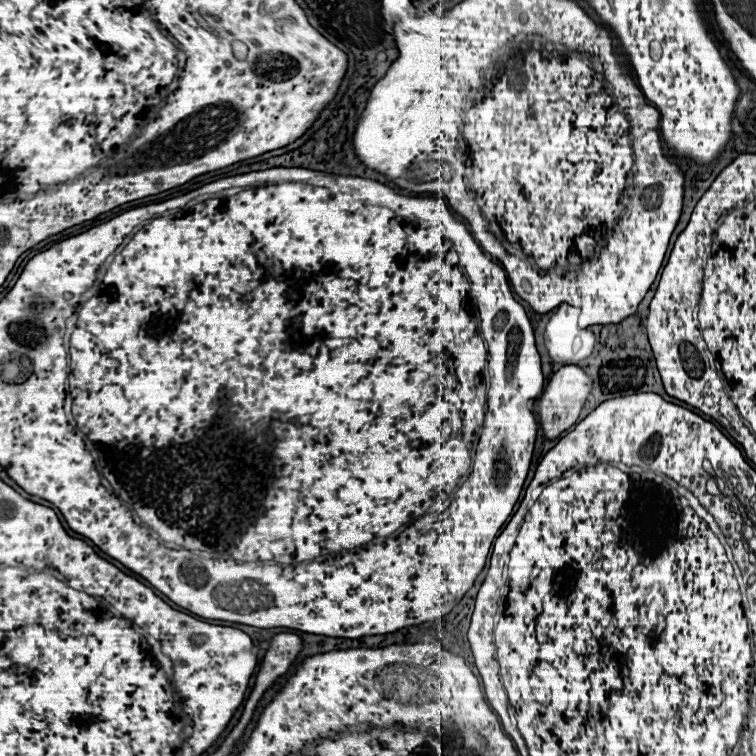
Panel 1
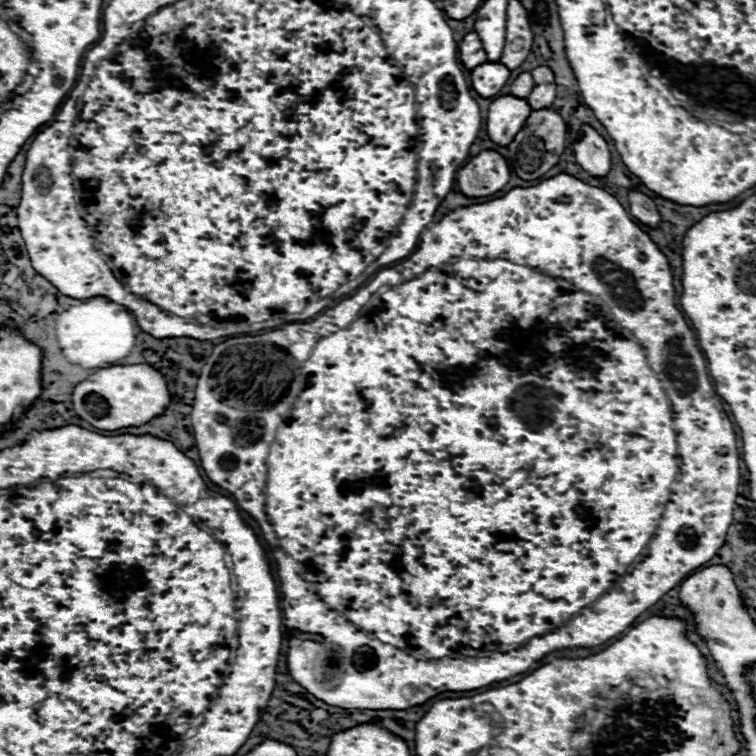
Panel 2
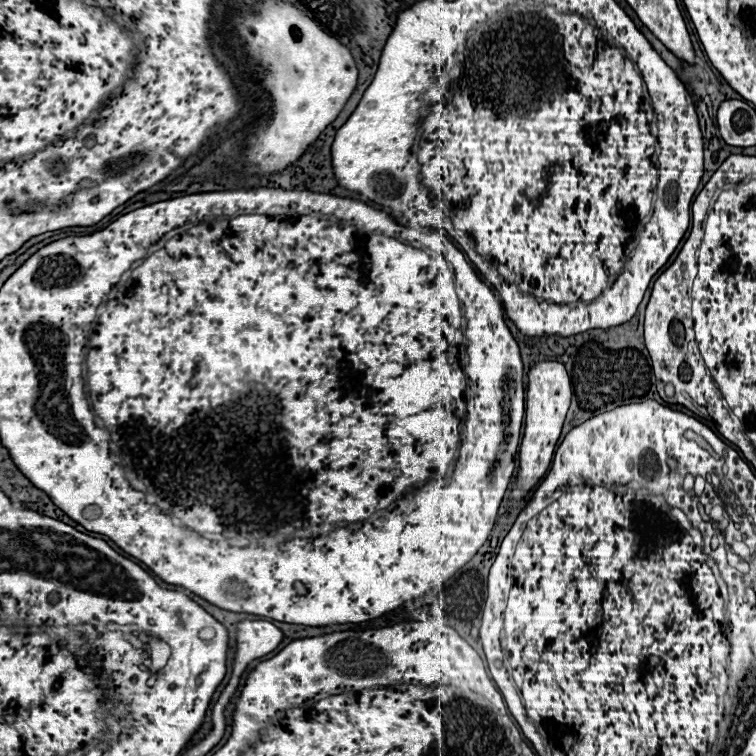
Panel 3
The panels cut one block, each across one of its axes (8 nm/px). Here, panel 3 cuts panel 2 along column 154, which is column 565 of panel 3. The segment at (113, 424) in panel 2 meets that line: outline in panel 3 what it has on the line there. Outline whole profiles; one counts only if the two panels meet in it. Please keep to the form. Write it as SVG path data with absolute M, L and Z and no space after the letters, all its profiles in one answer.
M536 362L528 372L528 392L526 392L526 420L524 420L524 436L518 446L518 472L514 478L514 486L508 496L506 510L514 510L518 502L534 489L534 486L546 475L550 460L556 450L556 442L560 438L560 430L570 408L572 398L572 384L570 376L560 362Z

